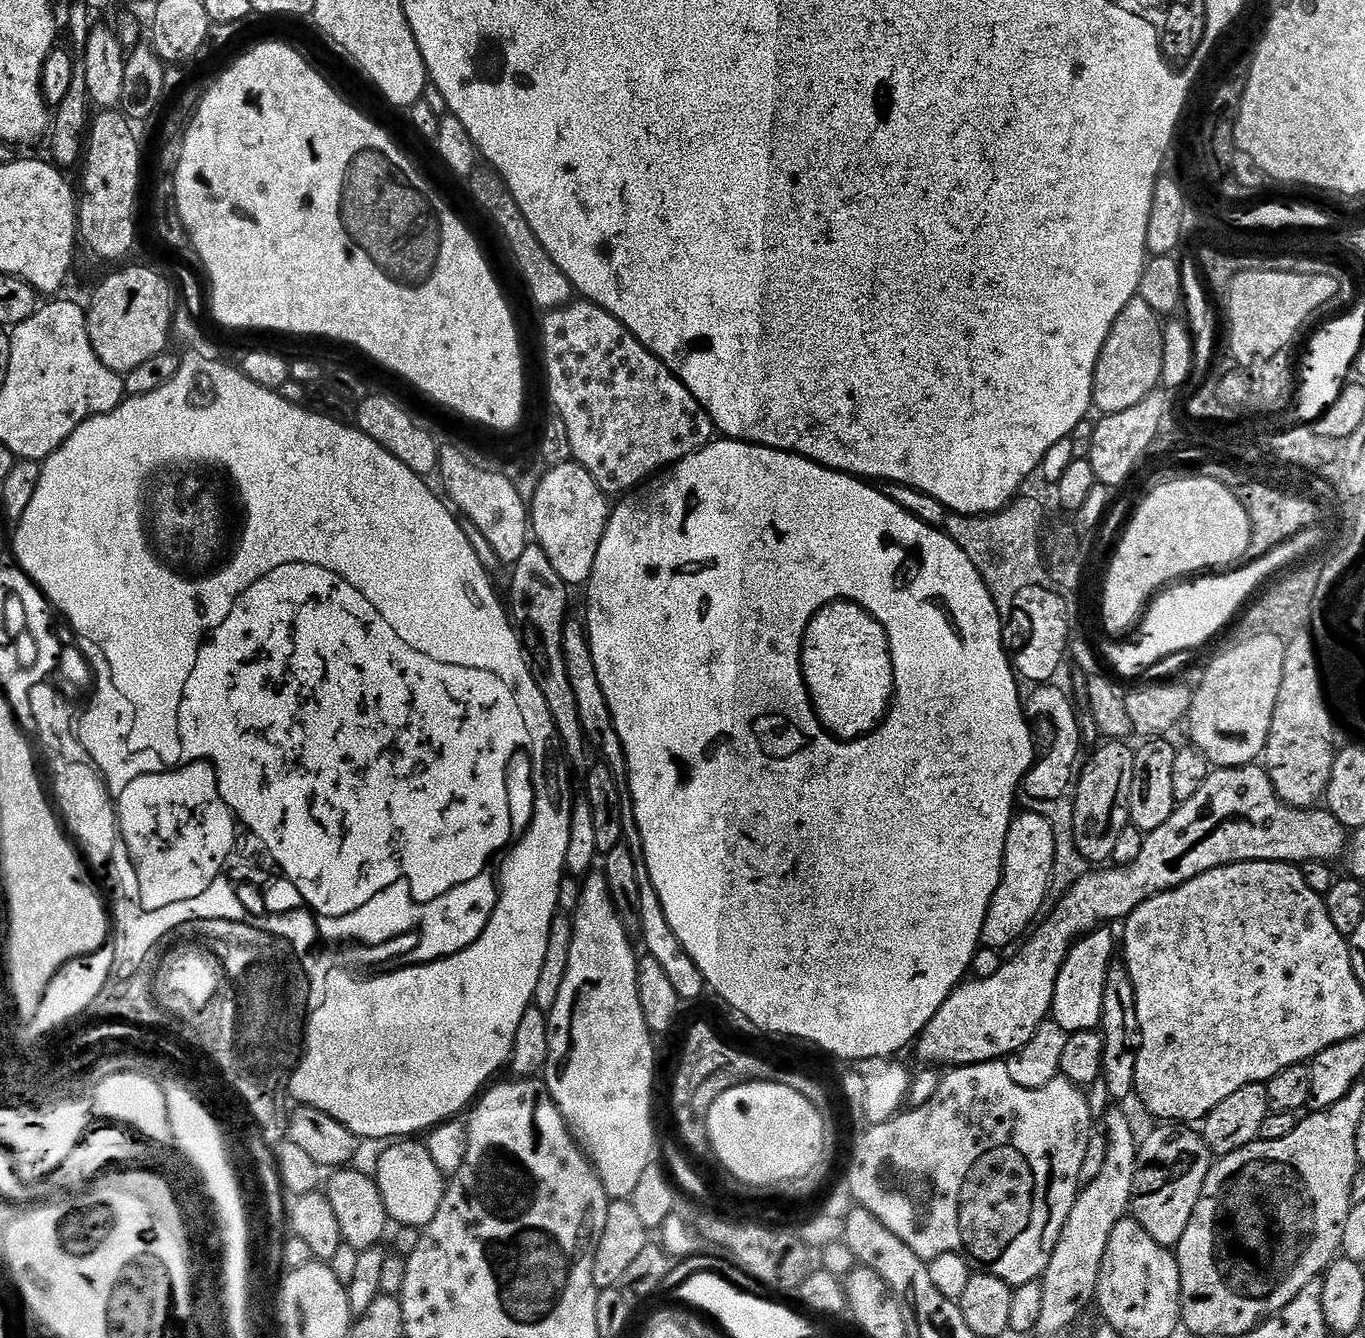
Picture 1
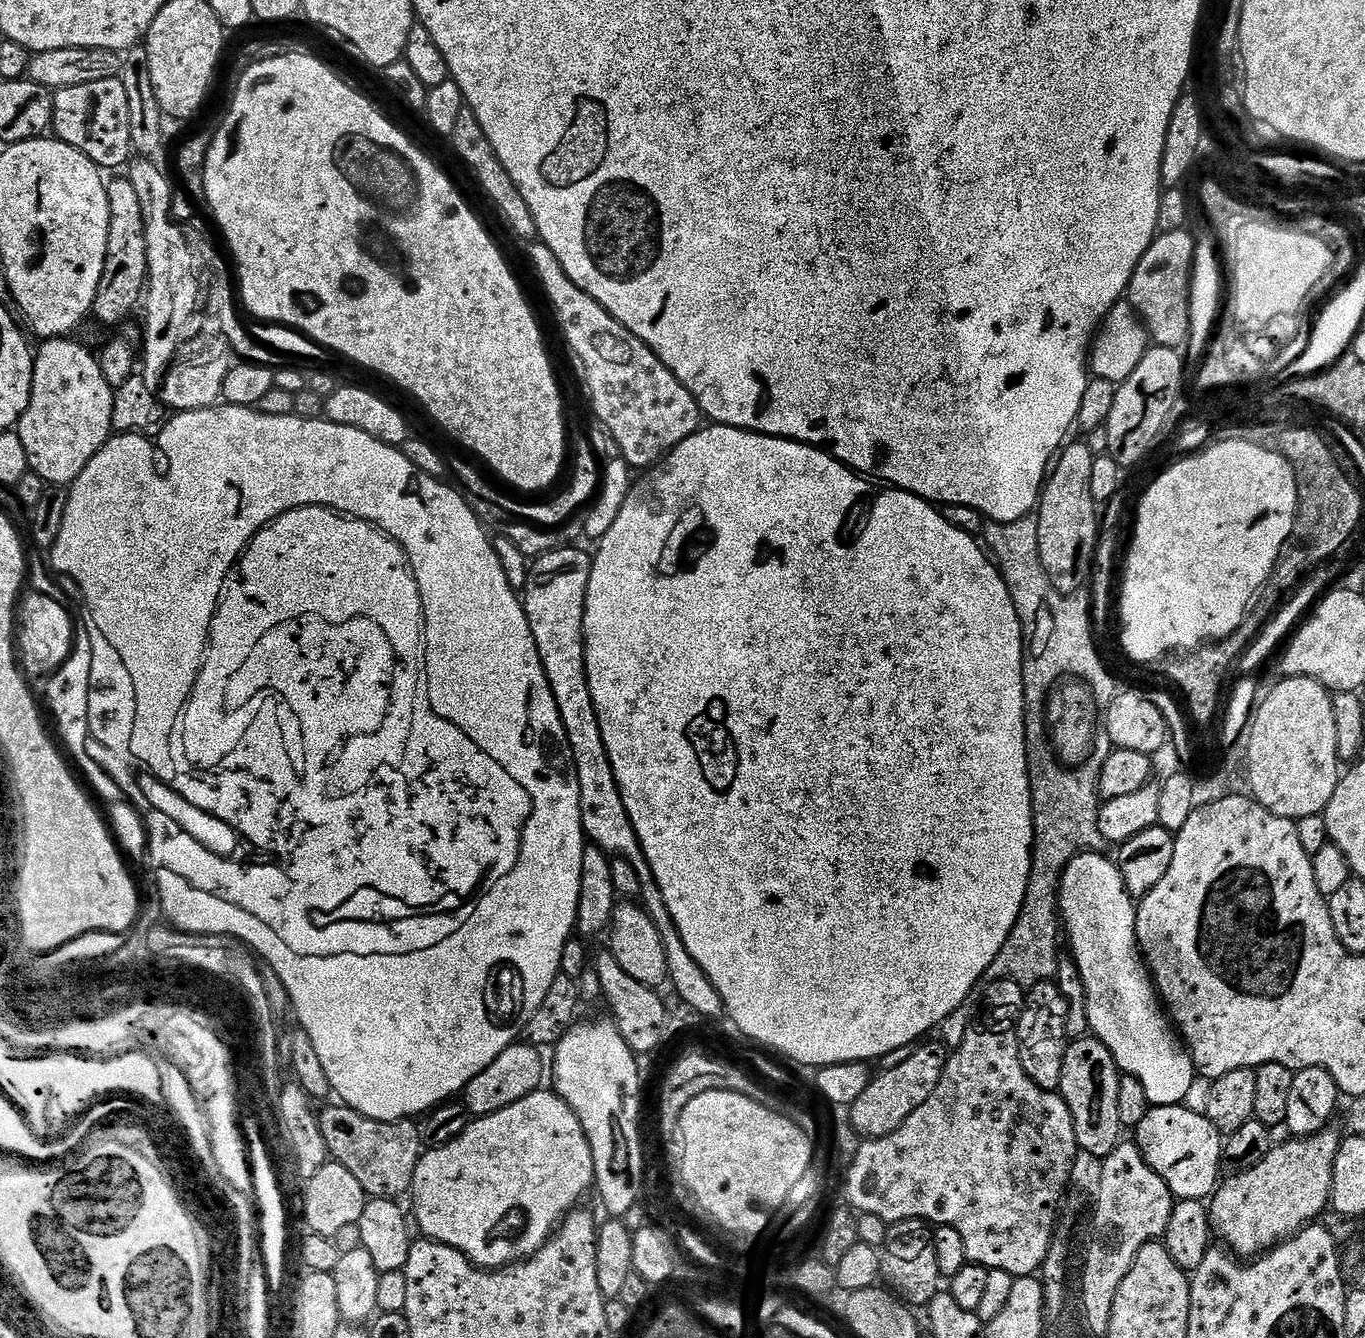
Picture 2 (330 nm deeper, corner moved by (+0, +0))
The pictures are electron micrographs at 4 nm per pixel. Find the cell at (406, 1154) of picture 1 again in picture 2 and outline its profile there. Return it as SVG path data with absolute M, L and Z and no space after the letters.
M537 1090L526 1094L526 1098L518 1098L518 1102L514 1102L512 1106L506 1106L504 1110L498 1110L489 1116L475 1117L466 1126L466 1130L462 1130L462 1134L458 1134L458 1138L454 1138L437 1148L427 1149L421 1155L416 1167L416 1173L412 1179L410 1189L410 1201L412 1200L413 1206L416 1207L414 1220L418 1225L419 1231L429 1240L434 1240L438 1244L445 1244L456 1249L457 1252L468 1257L478 1268L495 1270L504 1268L507 1264L515 1264L517 1260L533 1256L548 1241L549 1236L556 1231L564 1217L583 1201L580 1199L587 1192L591 1193L593 1191L596 1179L594 1160L588 1139L582 1130L582 1124L578 1122L574 1110L570 1110L570 1106L561 1096L557 1096L555 1091L552 1090L544 1091Z

